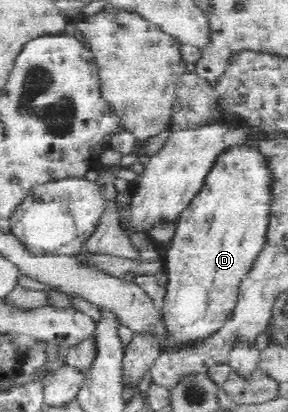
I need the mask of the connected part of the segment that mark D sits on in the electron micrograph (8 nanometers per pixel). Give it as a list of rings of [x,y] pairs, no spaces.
[[[235,145],[229,147],[223,155],[219,155],[217,161],[215,161],[214,167],[208,174],[203,187],[199,190],[199,193],[191,200],[191,203],[178,215],[176,222],[176,232],[170,241],[167,249],[163,249],[165,253],[165,267],[167,267],[168,281],[166,286],[166,293],[163,299],[163,322],[165,326],[168,339],[172,342],[172,346],[176,347],[176,350],[185,346],[193,345],[193,342],[203,342],[205,339],[215,335],[221,327],[227,323],[229,314],[235,309],[236,303],[239,297],[239,290],[243,278],[249,273],[249,270],[253,267],[259,252],[264,248],[267,222],[268,222],[268,207],[270,204],[270,187],[271,182],[269,178],[269,172],[267,172],[266,161],[264,157],[254,149],[249,149],[242,145]]]

